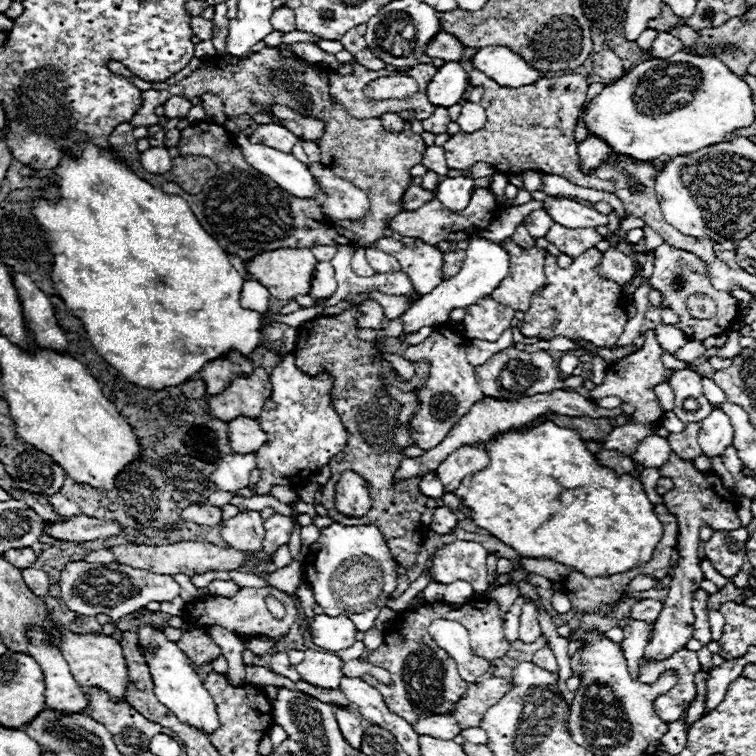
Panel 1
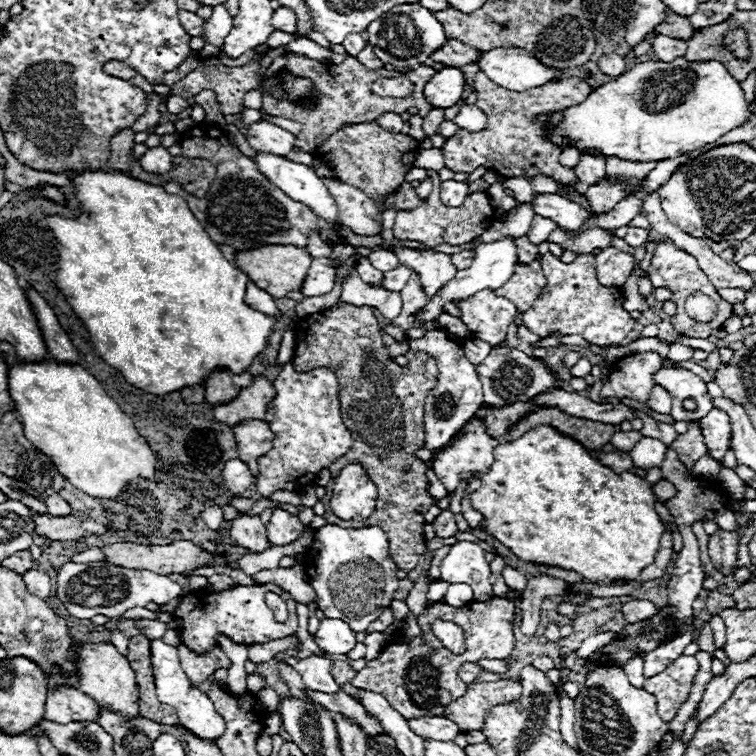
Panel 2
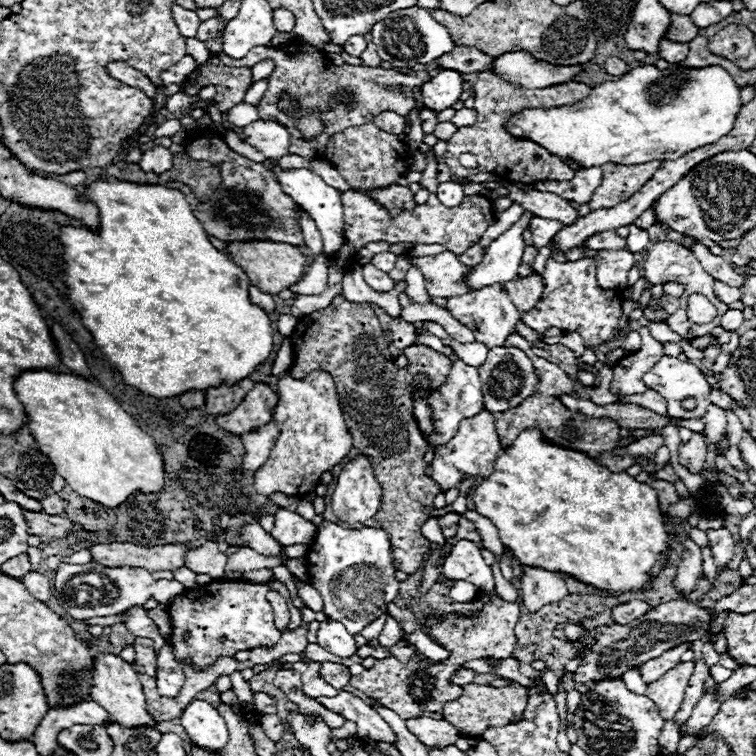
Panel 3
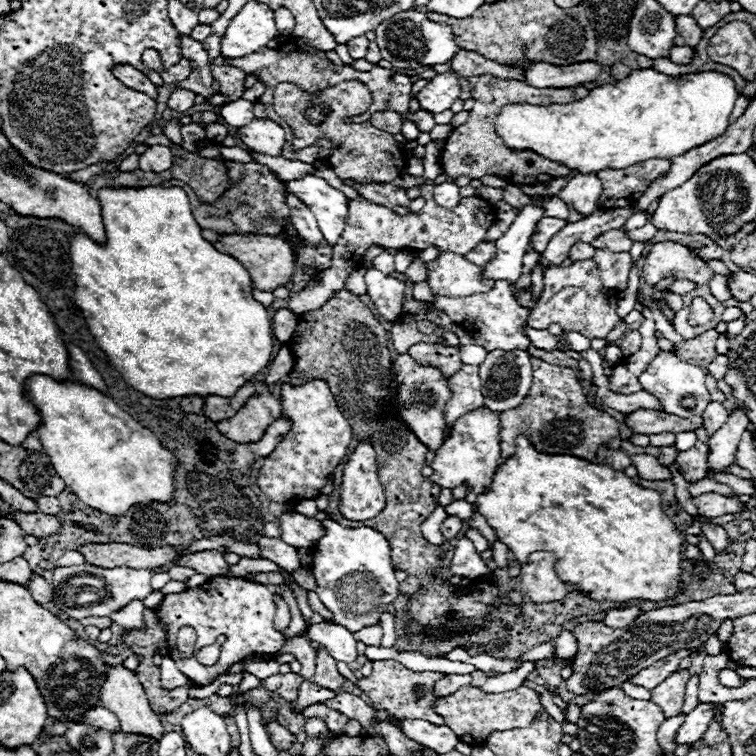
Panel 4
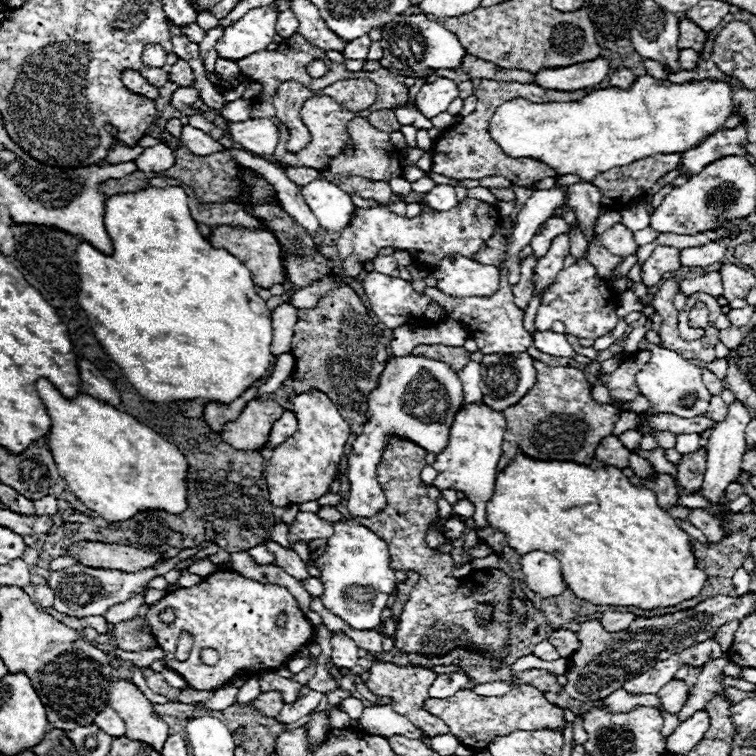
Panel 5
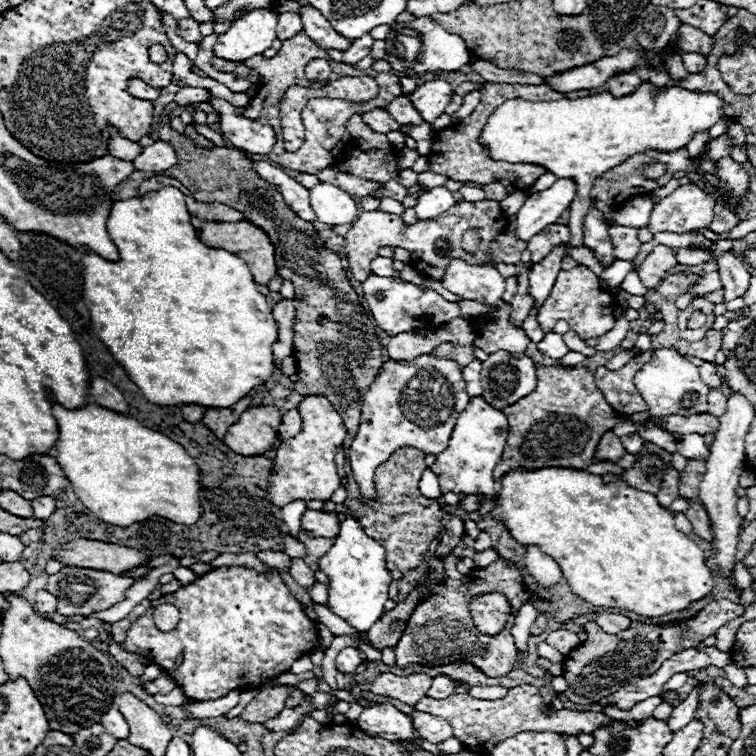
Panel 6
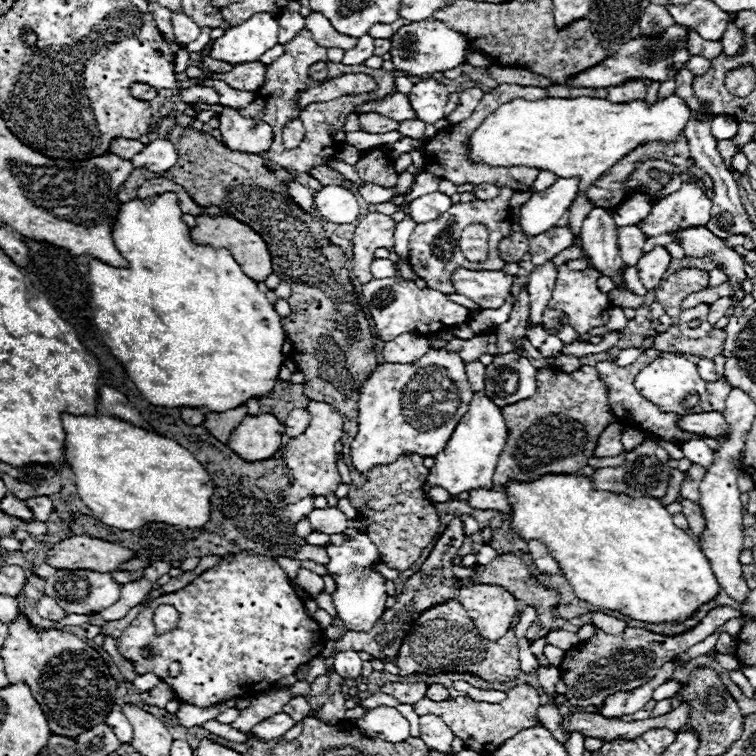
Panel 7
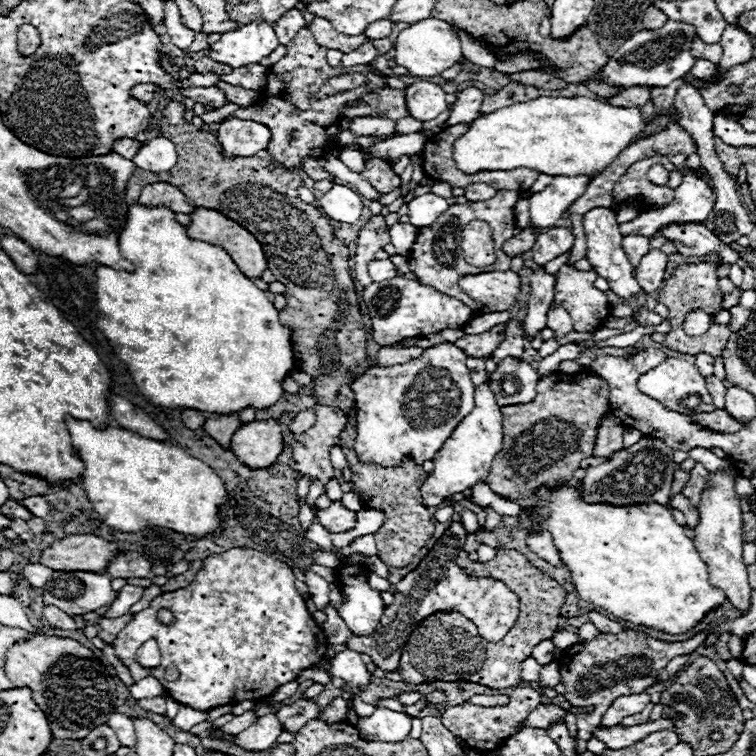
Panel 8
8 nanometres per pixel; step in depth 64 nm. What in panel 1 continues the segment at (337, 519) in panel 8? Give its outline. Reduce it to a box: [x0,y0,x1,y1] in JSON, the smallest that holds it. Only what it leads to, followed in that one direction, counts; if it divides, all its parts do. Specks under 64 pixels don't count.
[262,512,294,554]

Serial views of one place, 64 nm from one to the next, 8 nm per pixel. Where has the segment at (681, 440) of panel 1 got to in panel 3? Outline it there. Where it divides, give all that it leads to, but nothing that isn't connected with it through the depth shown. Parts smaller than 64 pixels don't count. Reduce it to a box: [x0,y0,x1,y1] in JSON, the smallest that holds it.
[678,432,706,474]

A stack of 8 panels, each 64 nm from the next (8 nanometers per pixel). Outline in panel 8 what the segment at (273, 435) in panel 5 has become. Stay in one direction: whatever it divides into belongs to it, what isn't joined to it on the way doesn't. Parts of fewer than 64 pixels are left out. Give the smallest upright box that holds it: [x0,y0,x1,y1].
[290,408,316,434]

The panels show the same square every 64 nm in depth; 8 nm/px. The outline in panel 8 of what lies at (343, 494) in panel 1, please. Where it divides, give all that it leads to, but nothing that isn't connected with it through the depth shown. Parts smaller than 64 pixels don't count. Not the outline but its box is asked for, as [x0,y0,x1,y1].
[350,344,474,468]

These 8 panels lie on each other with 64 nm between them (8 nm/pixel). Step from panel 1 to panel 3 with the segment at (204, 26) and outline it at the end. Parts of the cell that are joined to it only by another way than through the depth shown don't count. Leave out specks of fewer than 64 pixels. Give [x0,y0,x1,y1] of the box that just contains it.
[172,4,200,38]

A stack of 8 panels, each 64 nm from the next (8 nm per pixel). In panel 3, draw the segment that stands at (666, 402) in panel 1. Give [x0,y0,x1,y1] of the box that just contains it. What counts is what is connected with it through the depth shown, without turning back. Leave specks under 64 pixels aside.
[616,390,666,412]

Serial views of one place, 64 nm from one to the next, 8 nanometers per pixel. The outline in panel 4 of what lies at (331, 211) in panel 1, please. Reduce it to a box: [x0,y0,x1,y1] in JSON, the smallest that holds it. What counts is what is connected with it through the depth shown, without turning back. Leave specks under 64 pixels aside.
[290,142,496,314]

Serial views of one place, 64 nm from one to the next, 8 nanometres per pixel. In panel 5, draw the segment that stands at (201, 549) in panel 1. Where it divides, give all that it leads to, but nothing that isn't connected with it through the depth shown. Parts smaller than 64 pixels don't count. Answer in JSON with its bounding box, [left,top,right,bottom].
[66,542,160,572]

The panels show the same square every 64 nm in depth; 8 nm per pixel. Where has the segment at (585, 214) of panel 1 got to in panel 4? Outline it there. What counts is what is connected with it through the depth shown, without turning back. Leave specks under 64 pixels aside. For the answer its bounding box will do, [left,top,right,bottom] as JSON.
[502,184,570,220]

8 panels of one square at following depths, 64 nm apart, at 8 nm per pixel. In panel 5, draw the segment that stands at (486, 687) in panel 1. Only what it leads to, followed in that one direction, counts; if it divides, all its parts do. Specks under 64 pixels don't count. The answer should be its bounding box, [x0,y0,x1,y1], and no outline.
[424,684,566,750]

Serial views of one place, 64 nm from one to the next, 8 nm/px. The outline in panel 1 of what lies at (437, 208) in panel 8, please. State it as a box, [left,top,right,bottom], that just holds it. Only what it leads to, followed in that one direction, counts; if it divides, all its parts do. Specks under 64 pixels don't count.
[438,178,474,210]

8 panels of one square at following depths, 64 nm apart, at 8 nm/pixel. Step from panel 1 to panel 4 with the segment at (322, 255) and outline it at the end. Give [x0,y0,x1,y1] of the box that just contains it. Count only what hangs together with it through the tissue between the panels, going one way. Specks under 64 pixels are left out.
[276,174,322,246]

